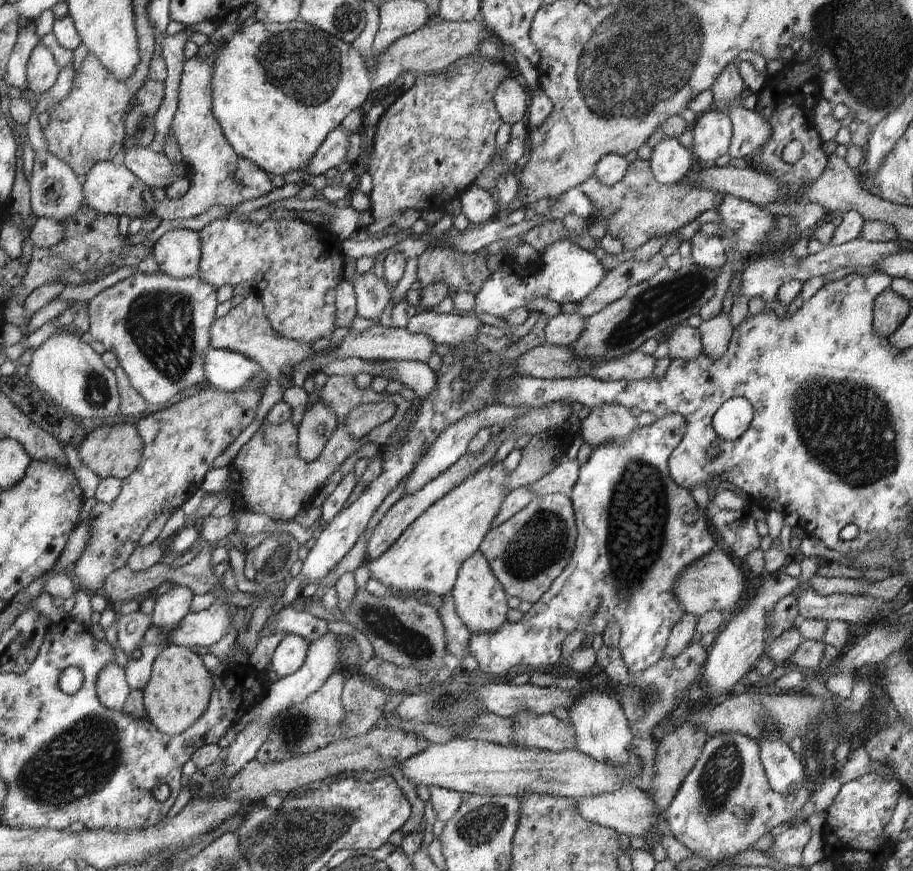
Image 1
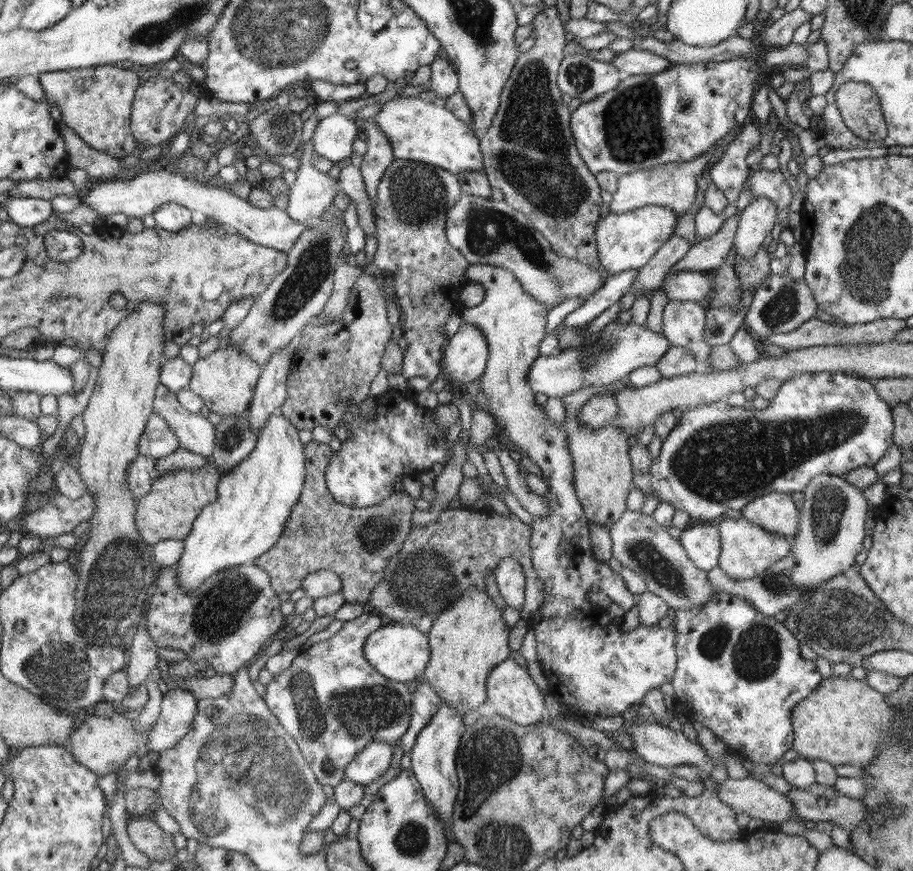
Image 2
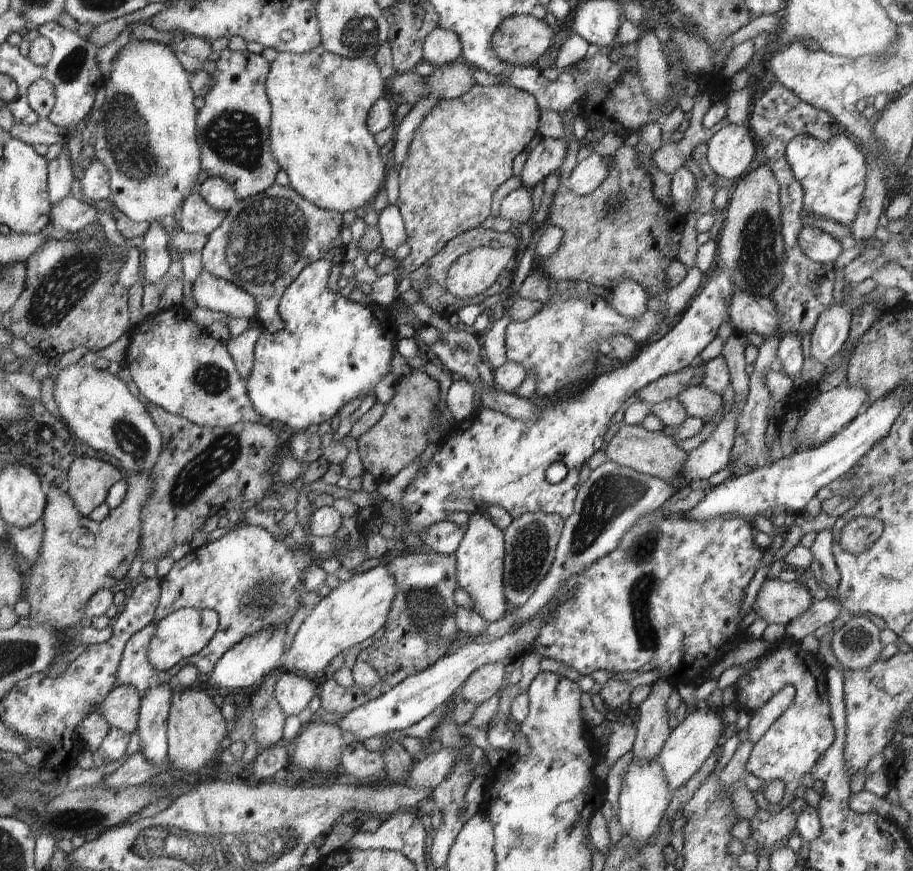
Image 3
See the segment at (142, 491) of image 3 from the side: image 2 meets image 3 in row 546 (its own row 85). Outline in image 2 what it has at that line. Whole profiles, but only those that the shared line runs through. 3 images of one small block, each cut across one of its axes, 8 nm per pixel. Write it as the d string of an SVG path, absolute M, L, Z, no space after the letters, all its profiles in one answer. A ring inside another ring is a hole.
M98 65L88 68L58 70L38 74L40 84L46 95L46 102L58 106L61 112L61 121L69 126L90 148L105 152L116 159L137 152L137 142L130 128L131 106L135 97L135 90L140 85L136 72L117 65Z

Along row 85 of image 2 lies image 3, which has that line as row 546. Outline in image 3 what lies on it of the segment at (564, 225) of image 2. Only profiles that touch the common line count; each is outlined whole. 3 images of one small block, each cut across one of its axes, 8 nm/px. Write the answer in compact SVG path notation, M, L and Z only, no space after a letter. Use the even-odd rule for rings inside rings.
M526 512L520 518L514 518L512 524L502 530L504 533L504 594L507 602L516 609L536 592L536 588L550 570L555 559L556 549L565 520L556 513L546 514Z

